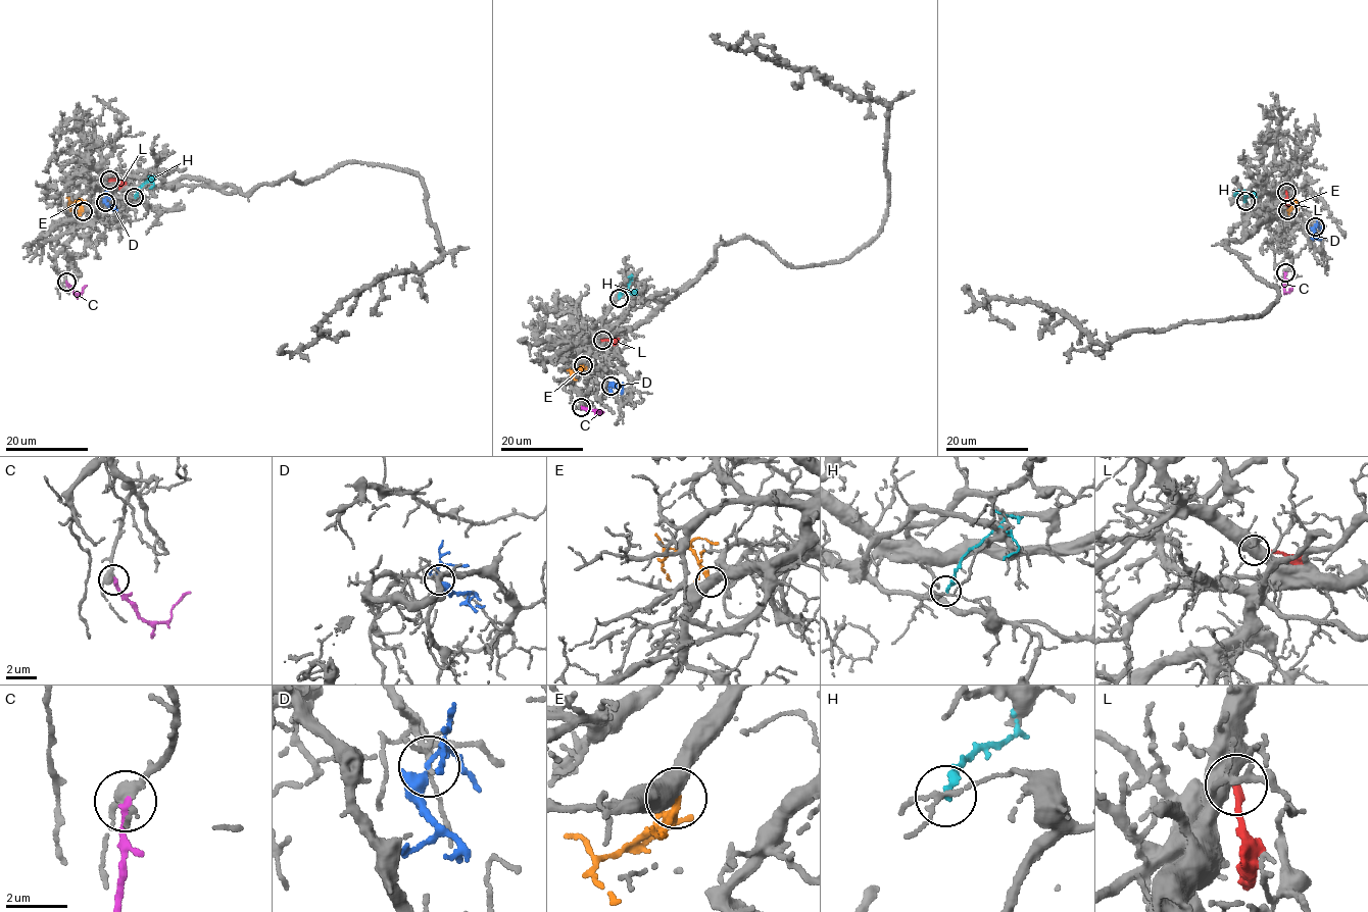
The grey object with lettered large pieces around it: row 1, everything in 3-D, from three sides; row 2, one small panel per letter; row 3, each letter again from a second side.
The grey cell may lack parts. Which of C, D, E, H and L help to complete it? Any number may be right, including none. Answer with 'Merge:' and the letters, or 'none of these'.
Merge: C, E

